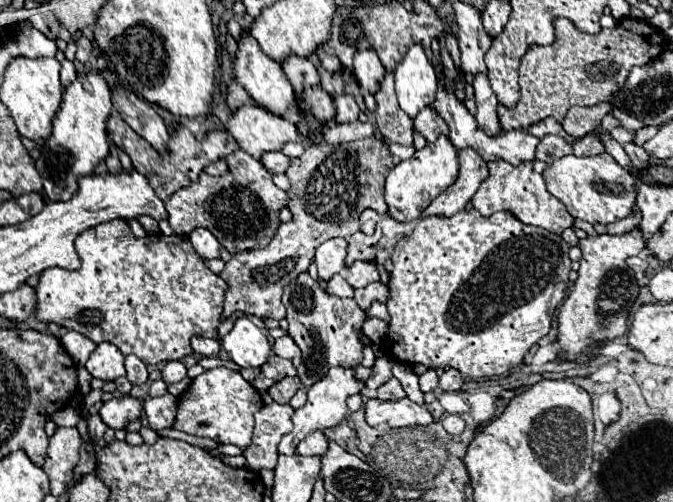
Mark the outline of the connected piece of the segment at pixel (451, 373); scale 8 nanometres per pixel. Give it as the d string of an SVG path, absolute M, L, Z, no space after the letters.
M445 369L445 373L439 377L439 385L443 391L459 391L463 385L463 377L455 369Z

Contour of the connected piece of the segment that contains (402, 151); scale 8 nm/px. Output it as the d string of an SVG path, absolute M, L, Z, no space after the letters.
M392 144L392 149L390 150L395 165L411 157L415 151L416 149L413 146L405 147L399 144Z

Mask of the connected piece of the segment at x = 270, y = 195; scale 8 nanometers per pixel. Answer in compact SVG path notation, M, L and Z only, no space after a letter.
M237 151L227 157L227 163L227 175L211 177L201 173L199 181L179 189L169 201L165 201L165 207L169 211L169 223L177 235L187 235L197 227L205 227L217 237L221 247L235 255L265 247L273 239L281 225L279 209L285 207L287 193L273 183L273 175L261 161L251 159L251 155Z

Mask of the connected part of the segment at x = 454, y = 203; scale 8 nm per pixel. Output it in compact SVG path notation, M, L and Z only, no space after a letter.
M463 149L459 151L459 165L461 167L457 181L439 197L435 197L431 205L423 211L423 215L451 217L471 201L471 197L479 189L479 183L487 177L487 163L479 159L477 151Z

